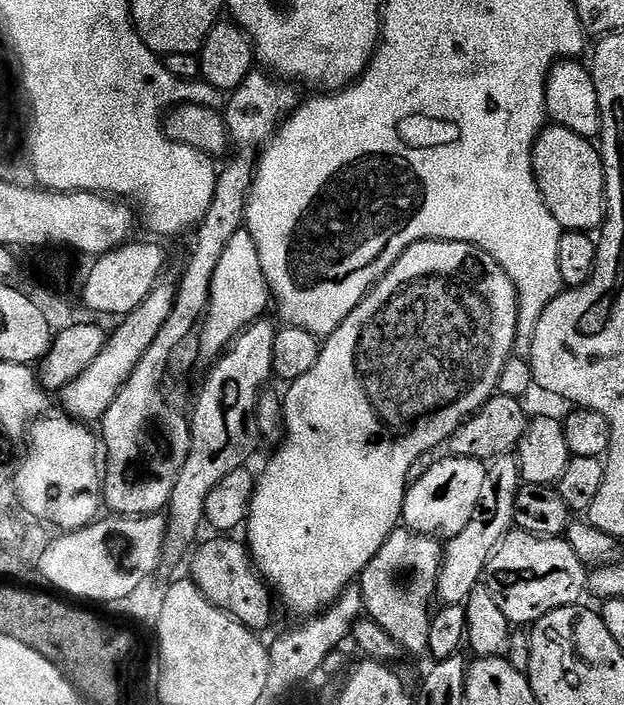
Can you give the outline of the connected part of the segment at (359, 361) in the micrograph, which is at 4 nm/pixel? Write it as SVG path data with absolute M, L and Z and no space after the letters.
M420 240L401 254L398 262L394 262L385 276L364 295L362 303L340 323L338 330L328 335L323 341L314 370L291 381L287 385L288 393L283 393L284 440L273 451L276 453L269 458L264 473L256 476L256 489L252 501L248 503L246 545L252 553L257 573L267 580L279 603L281 600L300 618L311 618L323 612L328 605L336 603L344 587L353 583L374 554L382 550L390 534L397 531L404 515L404 494L409 485L410 462L419 456L435 453L435 448L439 444L441 447L458 426L465 424L487 400L497 395L499 376L508 360L514 356L512 347L518 341L516 324L519 320L516 287L510 282L506 270L502 270L502 266L498 266L490 254L460 240Z

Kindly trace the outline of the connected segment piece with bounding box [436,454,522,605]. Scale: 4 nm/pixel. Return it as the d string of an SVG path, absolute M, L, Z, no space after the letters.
M515 455L495 456L487 461L486 479L482 482L478 506L470 522L466 522L466 530L443 545L444 561L440 564L440 576L436 580L436 596L442 598L444 604L463 605L468 595L481 583L488 557L513 527L514 498L521 483L520 466Z

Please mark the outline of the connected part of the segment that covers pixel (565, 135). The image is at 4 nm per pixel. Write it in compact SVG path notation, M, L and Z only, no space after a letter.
M557 124L545 126L532 147L532 173L546 202L546 210L554 214L561 230L591 233L603 224L604 163L593 141Z

